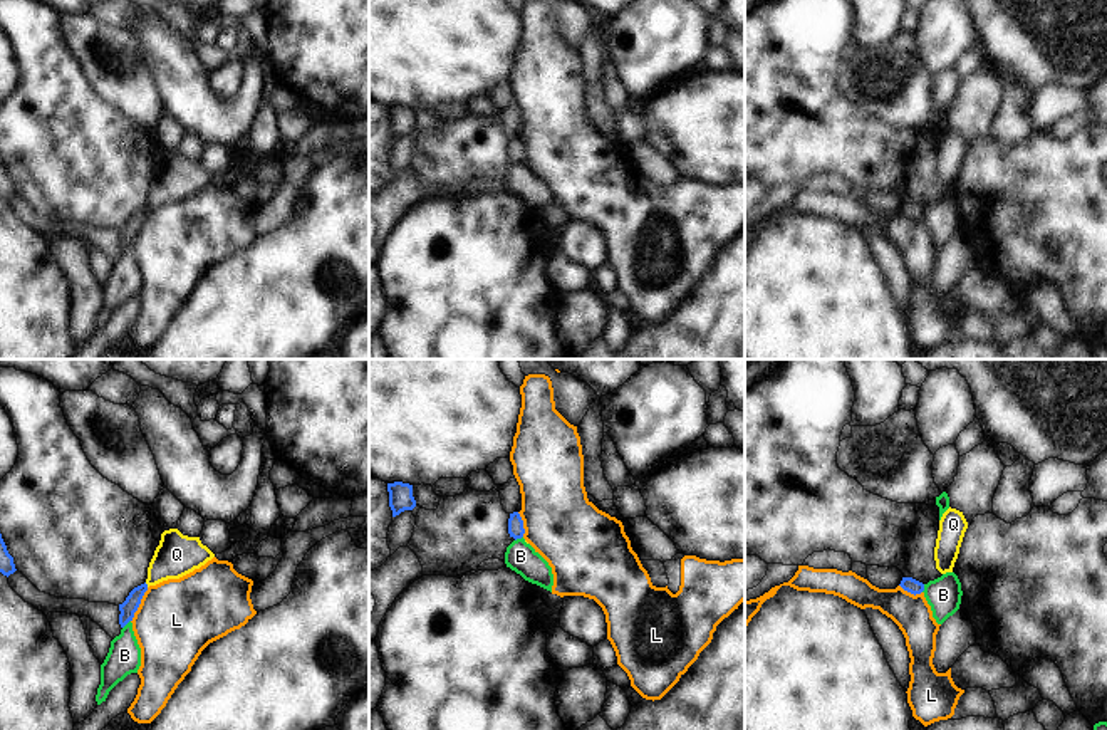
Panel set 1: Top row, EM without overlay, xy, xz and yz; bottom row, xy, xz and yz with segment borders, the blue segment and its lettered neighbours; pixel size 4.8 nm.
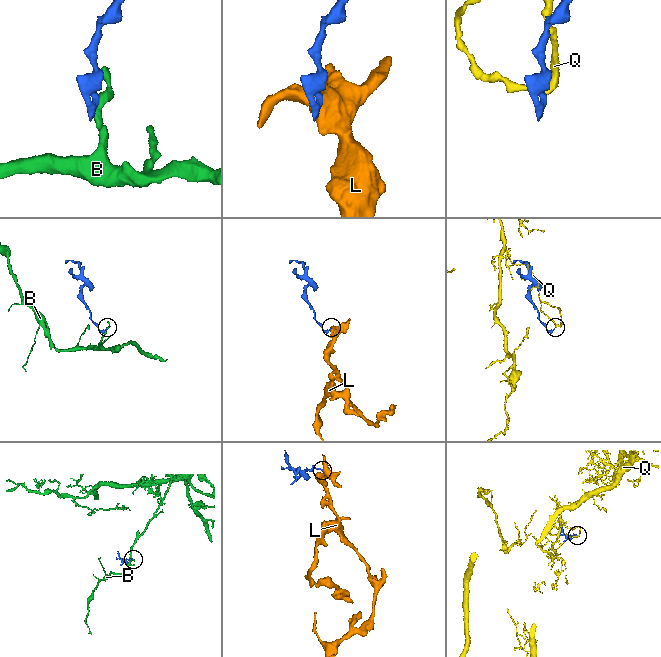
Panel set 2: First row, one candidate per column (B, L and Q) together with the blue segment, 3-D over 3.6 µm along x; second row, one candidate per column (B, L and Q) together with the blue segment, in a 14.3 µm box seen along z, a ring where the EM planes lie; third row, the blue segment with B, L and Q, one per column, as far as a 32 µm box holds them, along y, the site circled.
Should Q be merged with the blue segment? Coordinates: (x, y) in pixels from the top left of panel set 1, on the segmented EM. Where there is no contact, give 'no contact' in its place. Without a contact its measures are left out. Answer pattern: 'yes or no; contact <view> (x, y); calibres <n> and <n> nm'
no; contact xy (146, 584); calibres 80 and 200 nm

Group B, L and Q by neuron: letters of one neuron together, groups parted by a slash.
B / L / Q

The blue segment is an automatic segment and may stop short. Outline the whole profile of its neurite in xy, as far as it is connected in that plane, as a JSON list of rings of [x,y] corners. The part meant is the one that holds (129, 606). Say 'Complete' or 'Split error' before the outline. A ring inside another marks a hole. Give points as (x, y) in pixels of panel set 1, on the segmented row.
Complete. [[[141,584],[138,587],[134,587],[129,596],[126,597],[126,601],[122,604],[119,604],[119,624],[121,628],[124,628],[129,621],[133,621],[134,613],[138,611],[141,599],[144,596],[144,592],[148,591],[148,584]]]

